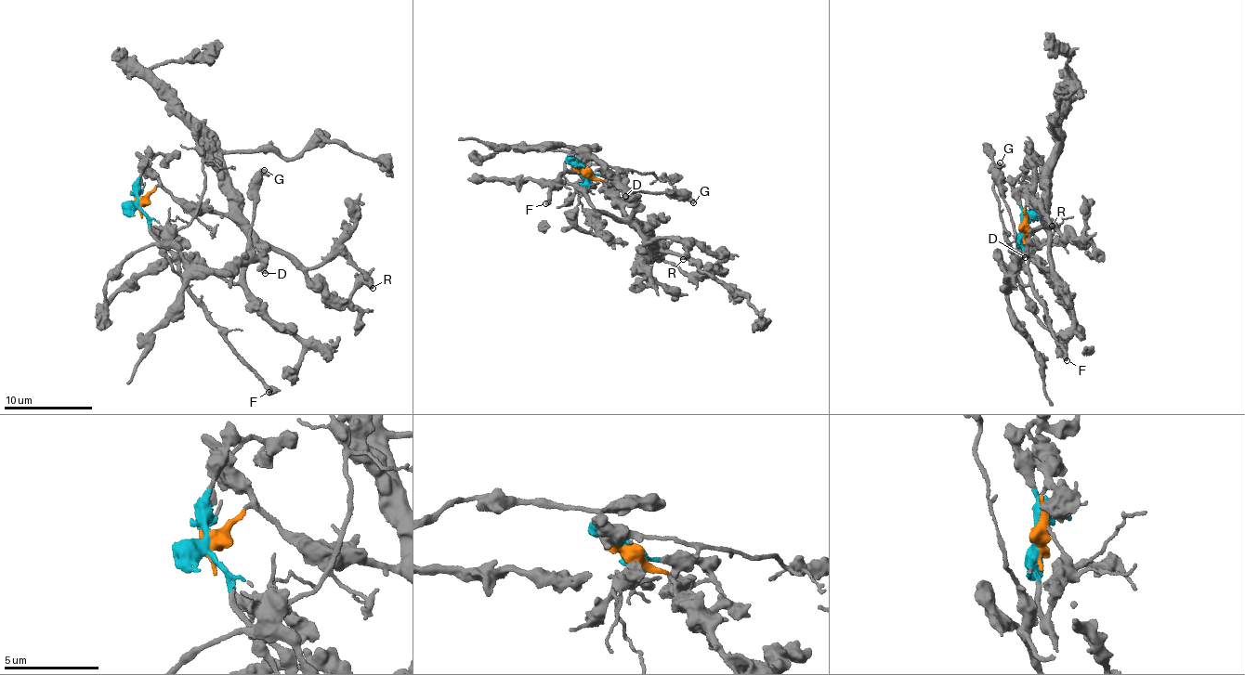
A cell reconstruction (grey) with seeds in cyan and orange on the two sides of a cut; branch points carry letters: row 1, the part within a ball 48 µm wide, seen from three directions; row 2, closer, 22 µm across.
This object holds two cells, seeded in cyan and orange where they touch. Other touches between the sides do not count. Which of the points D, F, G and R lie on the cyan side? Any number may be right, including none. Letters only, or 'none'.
F

